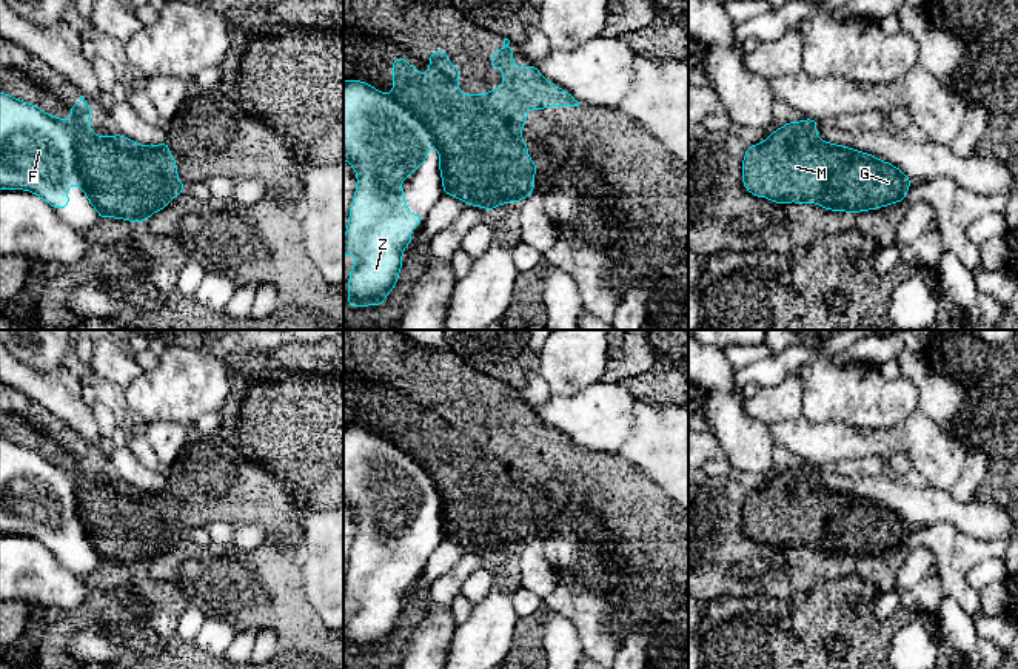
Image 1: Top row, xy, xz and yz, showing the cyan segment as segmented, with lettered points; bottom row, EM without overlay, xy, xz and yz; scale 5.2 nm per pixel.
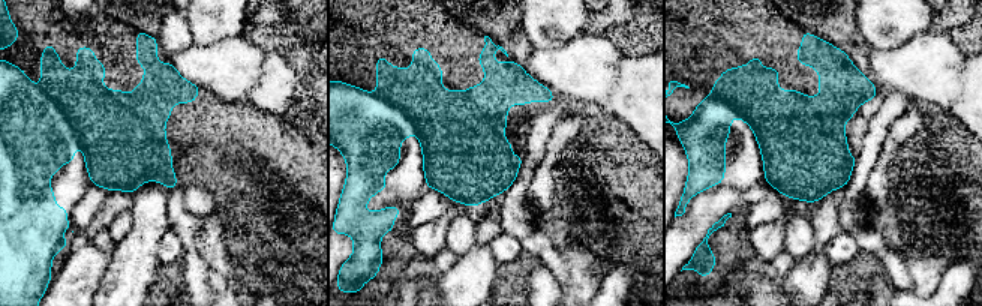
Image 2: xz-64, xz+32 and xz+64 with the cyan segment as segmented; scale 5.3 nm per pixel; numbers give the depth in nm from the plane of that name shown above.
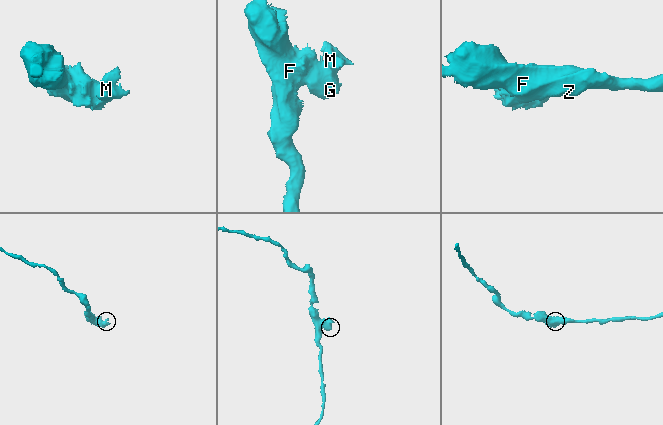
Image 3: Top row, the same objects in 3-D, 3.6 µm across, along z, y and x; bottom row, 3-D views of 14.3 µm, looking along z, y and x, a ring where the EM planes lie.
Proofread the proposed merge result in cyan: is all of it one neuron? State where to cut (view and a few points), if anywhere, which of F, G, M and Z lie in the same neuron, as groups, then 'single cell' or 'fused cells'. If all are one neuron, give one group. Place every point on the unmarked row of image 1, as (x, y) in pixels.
xz (498, 433), (498, 467), (505, 474), (508, 486), (525, 495) | F G Z / M | fused cells

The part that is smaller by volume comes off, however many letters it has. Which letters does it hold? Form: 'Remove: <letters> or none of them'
Remove: M

